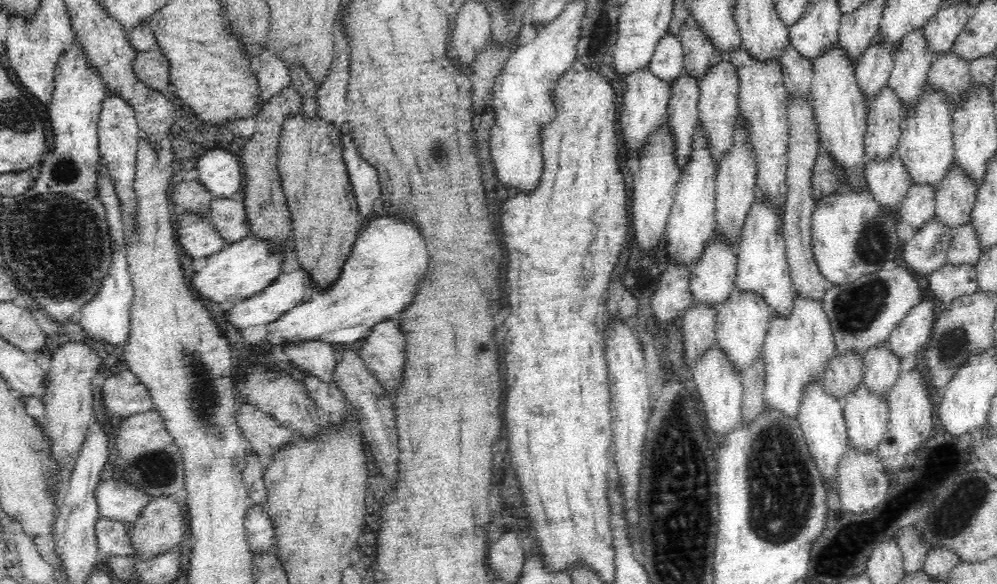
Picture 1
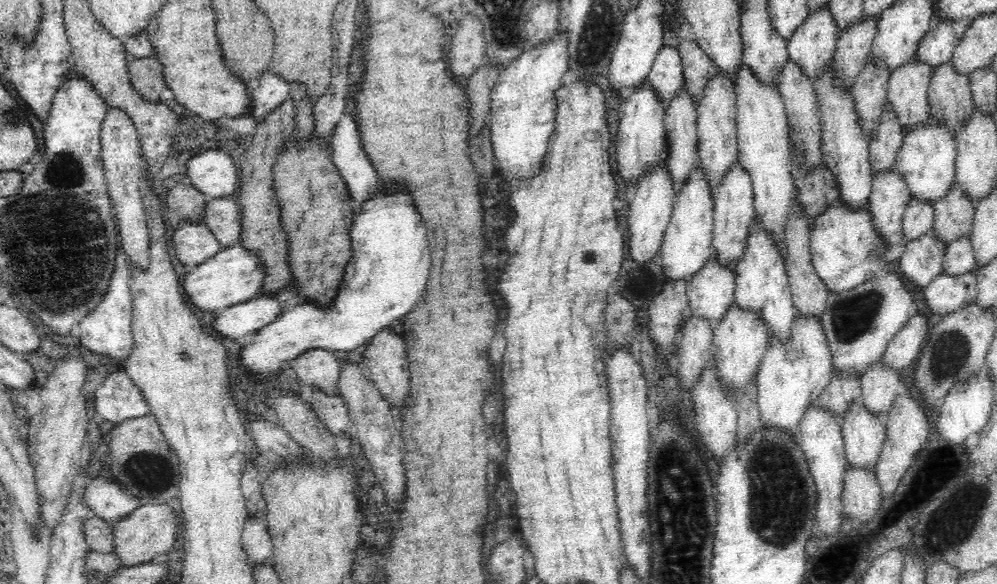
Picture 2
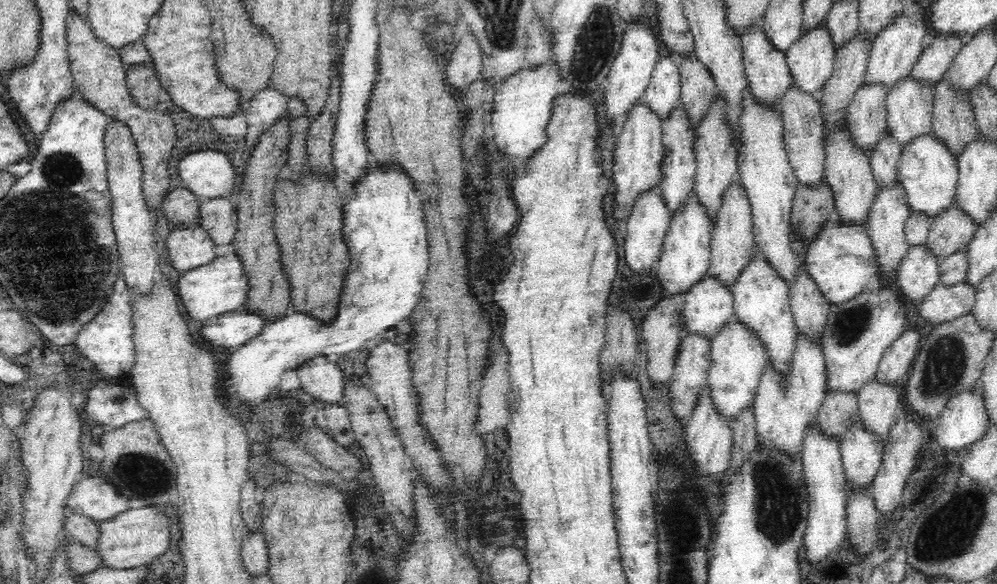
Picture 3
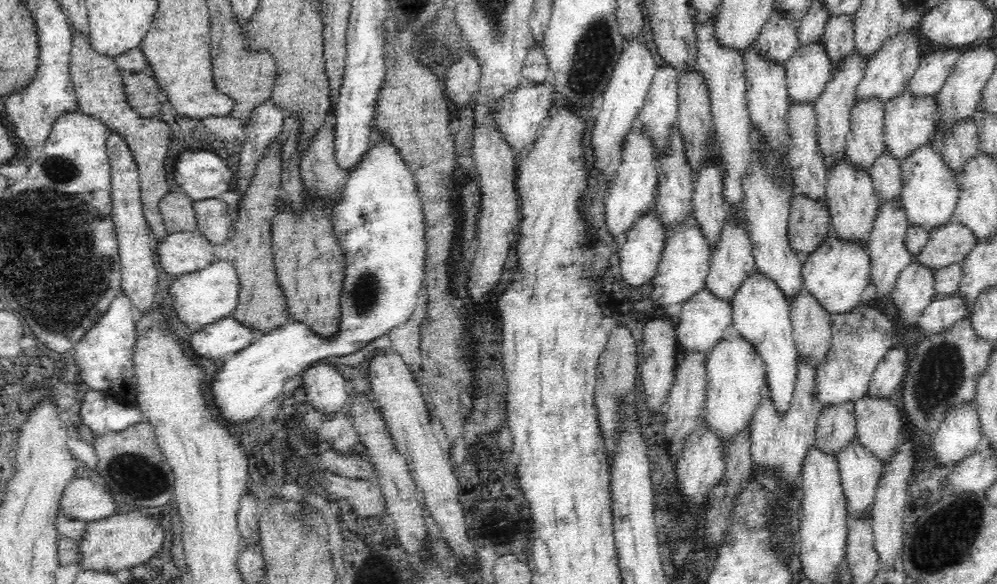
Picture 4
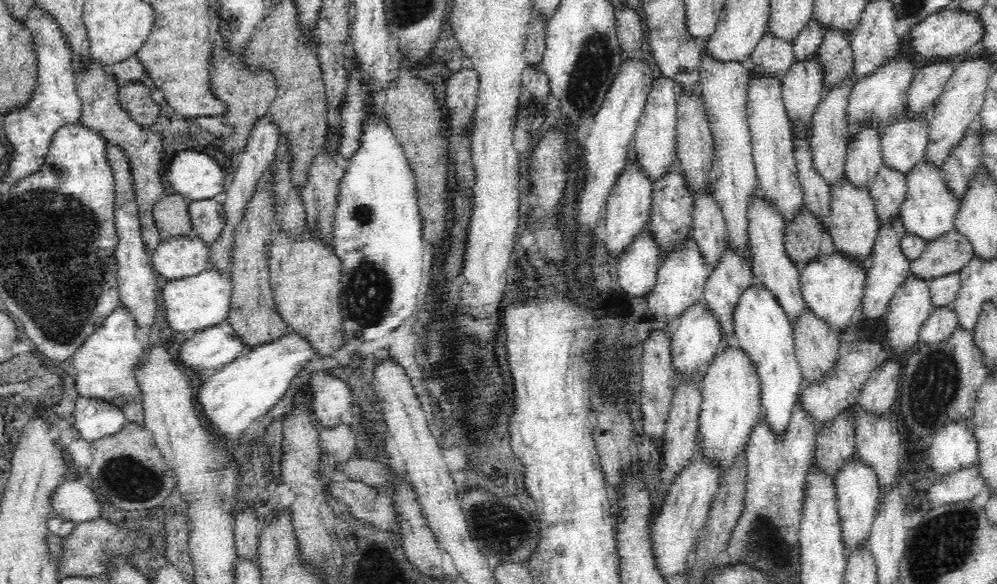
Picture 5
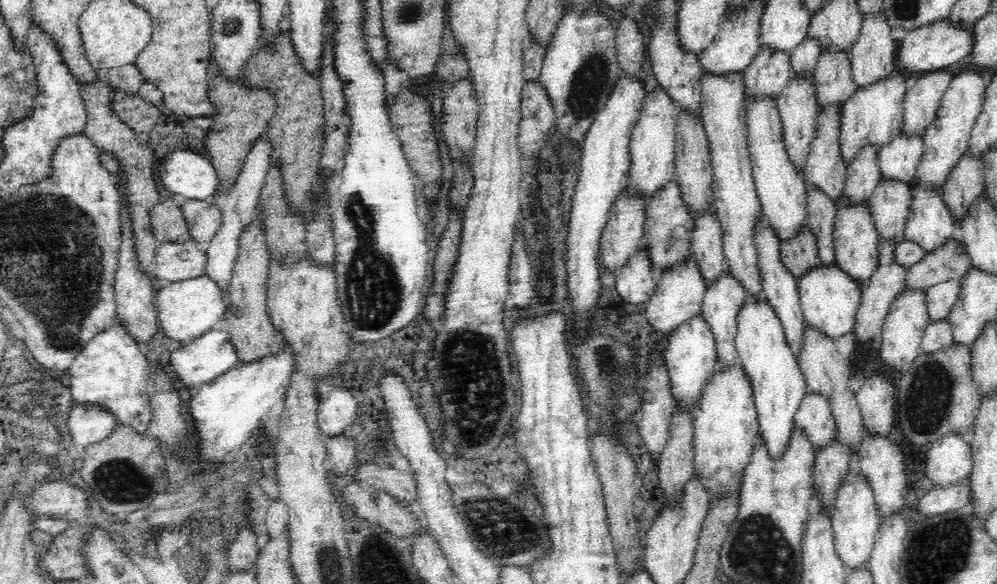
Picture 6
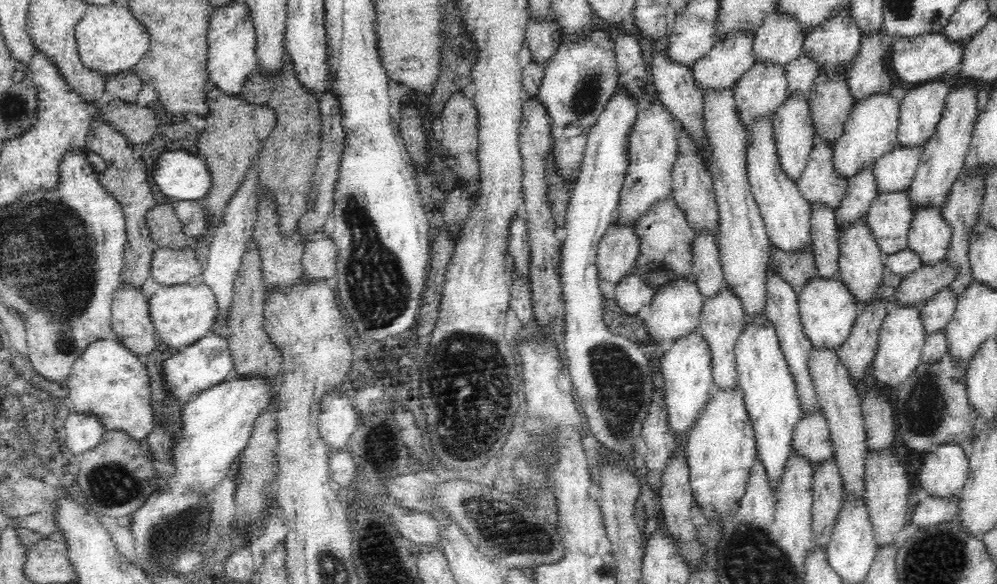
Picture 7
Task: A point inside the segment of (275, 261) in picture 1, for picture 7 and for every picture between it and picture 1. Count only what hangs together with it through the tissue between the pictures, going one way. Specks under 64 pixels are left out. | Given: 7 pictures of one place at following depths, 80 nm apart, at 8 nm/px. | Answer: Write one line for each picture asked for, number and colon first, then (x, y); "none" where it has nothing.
2: (235, 274)
3: (222, 285)
4: (206, 295)
5: (192, 303)
6: (187, 308)
7: (182, 313)

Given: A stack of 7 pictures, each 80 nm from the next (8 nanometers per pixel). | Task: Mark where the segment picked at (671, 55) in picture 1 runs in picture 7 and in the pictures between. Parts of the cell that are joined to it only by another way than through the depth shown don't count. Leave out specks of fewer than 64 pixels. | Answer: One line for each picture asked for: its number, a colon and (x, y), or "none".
2: (666, 75)
3: (663, 91)
4: (659, 113)
5: (655, 136)
6: (652, 147)
7: (653, 148)

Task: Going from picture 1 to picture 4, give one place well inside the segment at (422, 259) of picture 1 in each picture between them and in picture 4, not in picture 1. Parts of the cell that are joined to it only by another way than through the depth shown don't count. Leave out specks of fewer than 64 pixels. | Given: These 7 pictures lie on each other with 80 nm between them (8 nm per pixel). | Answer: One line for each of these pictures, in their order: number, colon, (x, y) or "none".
2: (388, 267)
3: (384, 225)
4: (380, 225)

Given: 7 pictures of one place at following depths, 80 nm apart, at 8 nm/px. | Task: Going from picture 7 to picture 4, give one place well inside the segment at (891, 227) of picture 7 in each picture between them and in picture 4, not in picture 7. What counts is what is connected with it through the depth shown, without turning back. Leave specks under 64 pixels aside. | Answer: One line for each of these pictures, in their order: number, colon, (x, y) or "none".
4: (885, 171)
5: (888, 187)
6: (890, 199)

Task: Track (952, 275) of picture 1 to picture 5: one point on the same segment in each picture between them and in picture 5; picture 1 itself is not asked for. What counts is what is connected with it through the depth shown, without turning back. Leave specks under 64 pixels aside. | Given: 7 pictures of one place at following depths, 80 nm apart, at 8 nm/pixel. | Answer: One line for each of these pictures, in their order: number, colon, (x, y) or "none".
2: (944, 293)
3: (945, 301)
4: (944, 309)
5: (942, 320)

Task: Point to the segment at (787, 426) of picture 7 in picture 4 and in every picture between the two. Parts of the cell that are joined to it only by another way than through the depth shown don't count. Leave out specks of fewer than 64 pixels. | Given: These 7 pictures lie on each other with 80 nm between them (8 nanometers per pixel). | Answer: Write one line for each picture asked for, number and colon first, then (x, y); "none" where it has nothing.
4: (761, 312)
5: (762, 328)
6: (760, 340)

